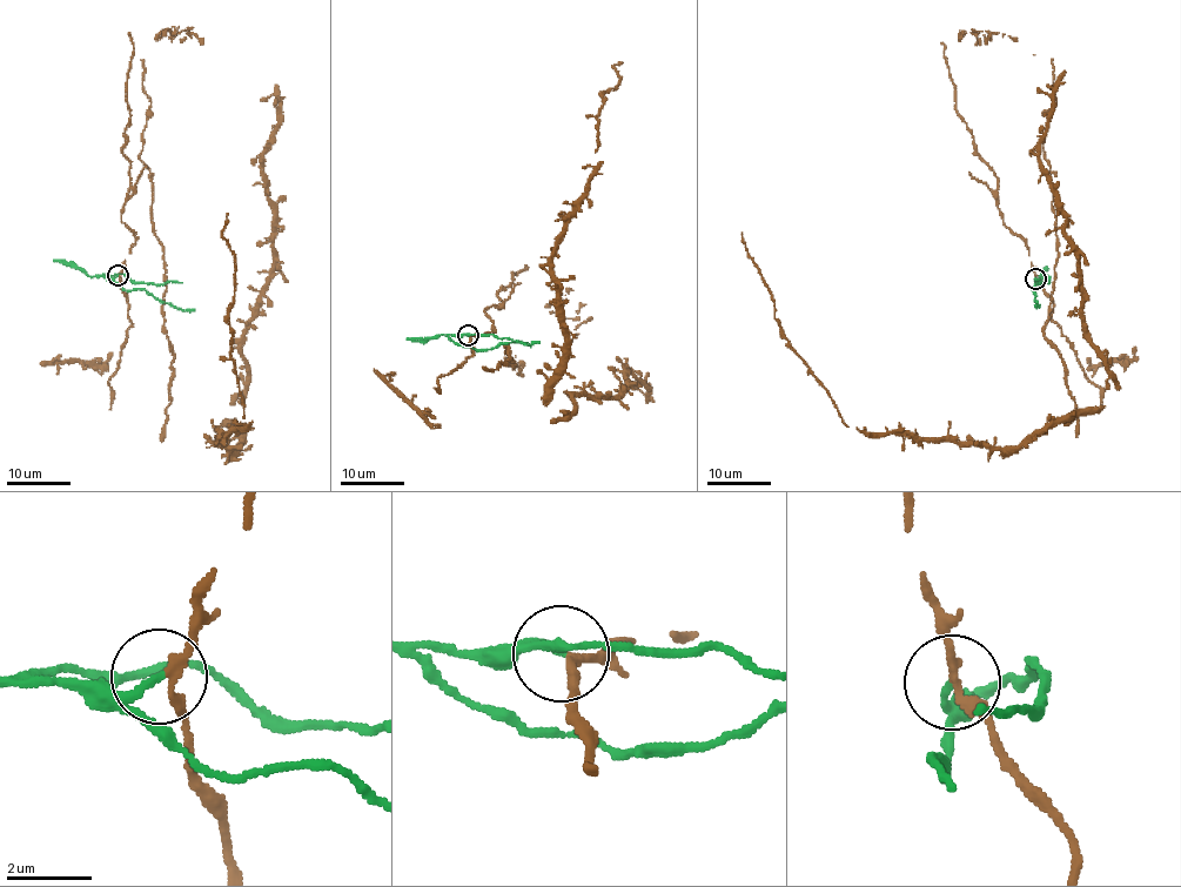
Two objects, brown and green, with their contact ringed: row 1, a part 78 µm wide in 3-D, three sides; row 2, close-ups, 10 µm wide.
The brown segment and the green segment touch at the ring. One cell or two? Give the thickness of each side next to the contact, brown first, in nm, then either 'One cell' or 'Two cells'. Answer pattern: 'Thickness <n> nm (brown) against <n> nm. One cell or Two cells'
Thickness 200 nm (brown) against 110 nm. Two cells

